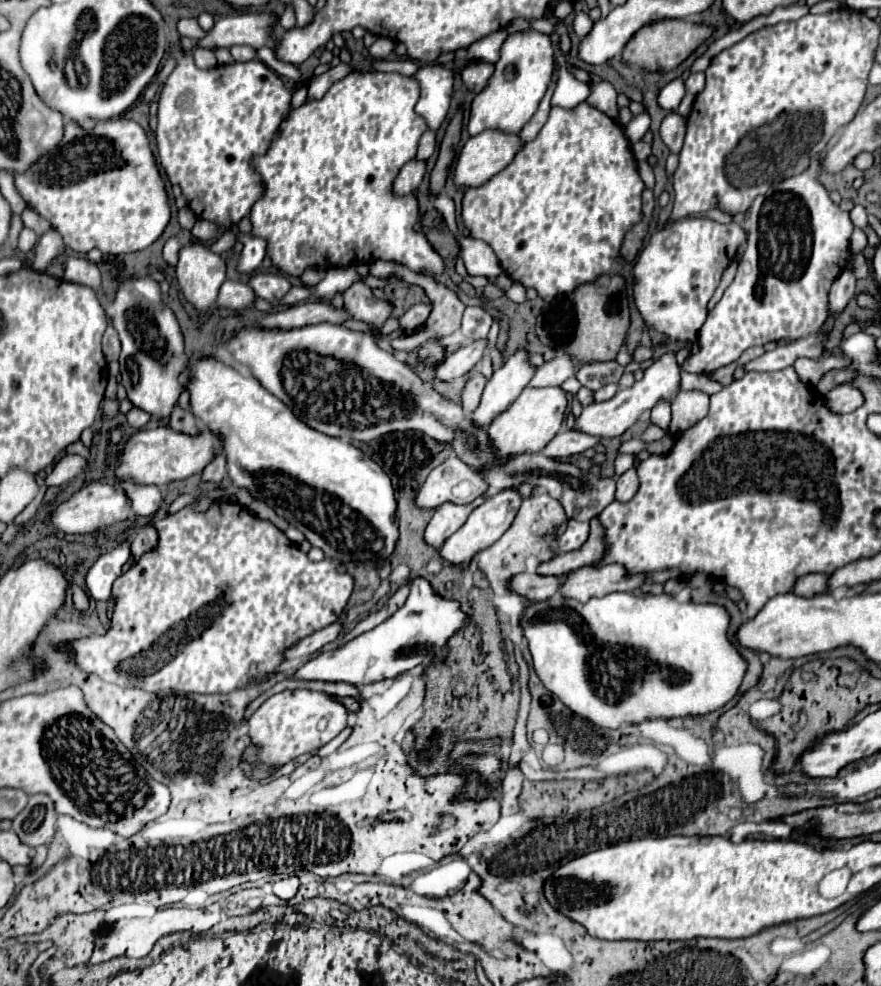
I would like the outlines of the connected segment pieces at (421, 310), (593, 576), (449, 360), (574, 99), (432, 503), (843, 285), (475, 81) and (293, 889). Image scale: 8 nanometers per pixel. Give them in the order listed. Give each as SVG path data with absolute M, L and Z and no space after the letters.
M414 304L412 308L408 308L400 318L398 318L398 324L404 332L414 332L416 328L420 328L426 318L430 316L430 310L432 310L432 304Z
M620 564L608 566L584 566L566 574L558 592L564 598L588 602L594 596L606 596L610 592L632 592L642 584L644 576L628 578Z
M486 338L470 342L468 346L462 346L458 352L448 354L436 366L436 376L440 380L454 380L454 378L460 378L460 376L468 374L476 366L476 362L482 358L486 348L488 348L488 340Z
M552 43L554 49L554 59L560 66L560 74L558 74L558 82L554 88L554 96L552 96L552 106L560 106L560 108L574 108L580 102L584 102L590 94L588 84L576 80L570 72L566 72L566 60L562 54L559 43Z
M450 456L430 472L416 496L416 506L434 510L442 502L470 504L486 490L488 484L480 478L478 472L472 472L472 468L460 458Z
M844 270L832 284L830 294L828 294L828 312L830 316L842 314L846 304L850 302L850 298L854 296L854 288L856 288L856 278L852 274L852 270Z
M474 62L462 68L462 80L468 86L468 90L472 90L474 94L486 88L492 74L494 74L494 64L486 64L486 62Z
M288 876L288 878L282 878L282 880L272 884L274 894L282 900L290 900L298 892L298 886L300 886L300 882L298 882L296 876Z

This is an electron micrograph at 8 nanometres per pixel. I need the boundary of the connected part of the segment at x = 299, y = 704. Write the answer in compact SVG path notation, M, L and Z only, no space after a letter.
M284 690L268 698L248 720L248 734L256 748L254 768L270 770L292 762L302 754L314 754L348 726L348 708L316 690Z

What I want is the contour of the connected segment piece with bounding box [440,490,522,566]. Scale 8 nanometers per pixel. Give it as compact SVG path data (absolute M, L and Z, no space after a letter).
M502 490L498 494L492 494L482 506L478 506L466 520L464 526L460 526L440 548L440 556L450 562L452 566L460 566L464 562L470 562L478 550L484 550L486 546L492 546L508 528L510 528L510 522L514 520L514 514L518 512L518 506L520 506L522 498L518 492L514 490Z

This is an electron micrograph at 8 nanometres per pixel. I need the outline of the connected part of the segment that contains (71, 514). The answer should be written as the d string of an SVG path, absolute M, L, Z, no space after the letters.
M90 484L74 492L66 502L58 504L52 510L52 516L48 520L48 526L64 532L64 534L84 534L84 532L94 532L104 526L116 524L124 520L130 512L130 500L124 494L124 490L116 490L110 484Z

